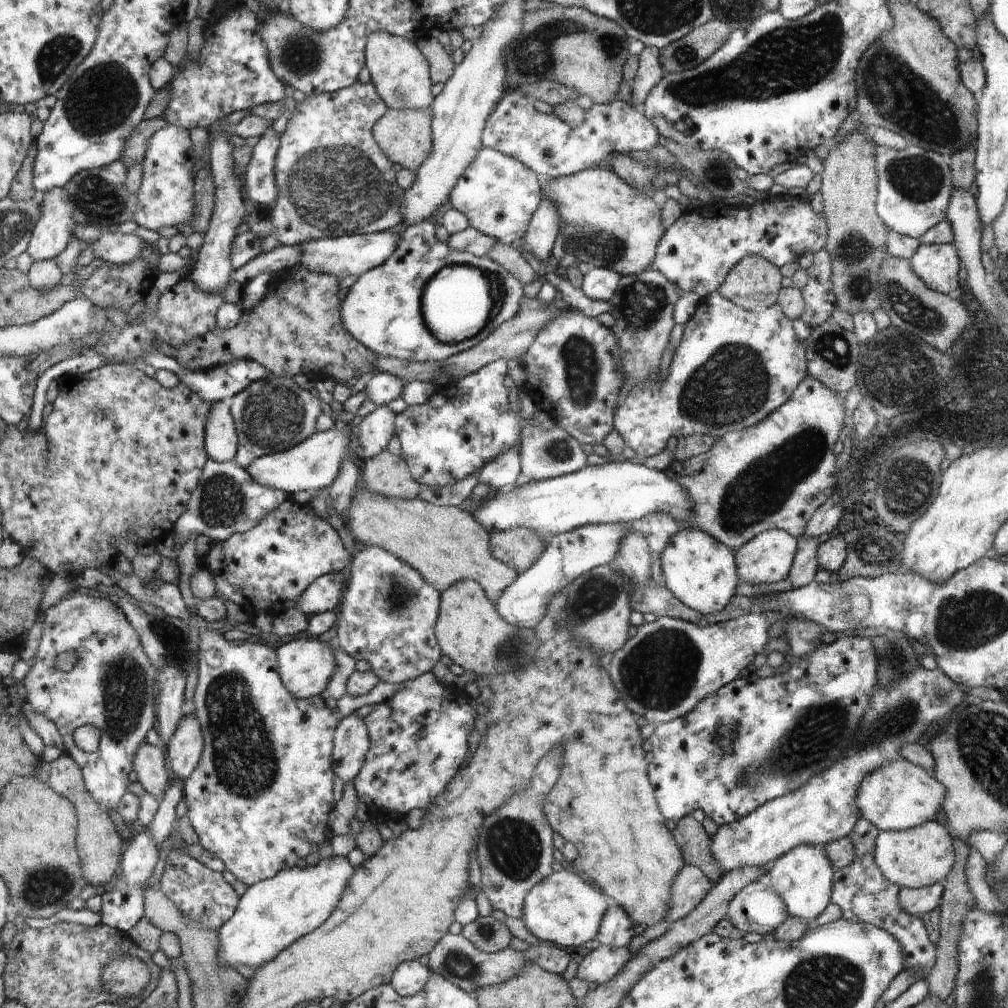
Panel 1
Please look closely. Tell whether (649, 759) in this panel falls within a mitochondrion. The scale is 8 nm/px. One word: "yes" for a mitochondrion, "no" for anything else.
no

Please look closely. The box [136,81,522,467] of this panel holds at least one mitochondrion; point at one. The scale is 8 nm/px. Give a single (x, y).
(336, 184)

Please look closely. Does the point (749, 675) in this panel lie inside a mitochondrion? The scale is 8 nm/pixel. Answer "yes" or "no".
no

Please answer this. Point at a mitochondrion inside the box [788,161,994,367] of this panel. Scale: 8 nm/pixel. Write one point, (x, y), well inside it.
(918, 319)

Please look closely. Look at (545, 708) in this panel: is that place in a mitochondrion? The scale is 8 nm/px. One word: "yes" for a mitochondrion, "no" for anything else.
no

